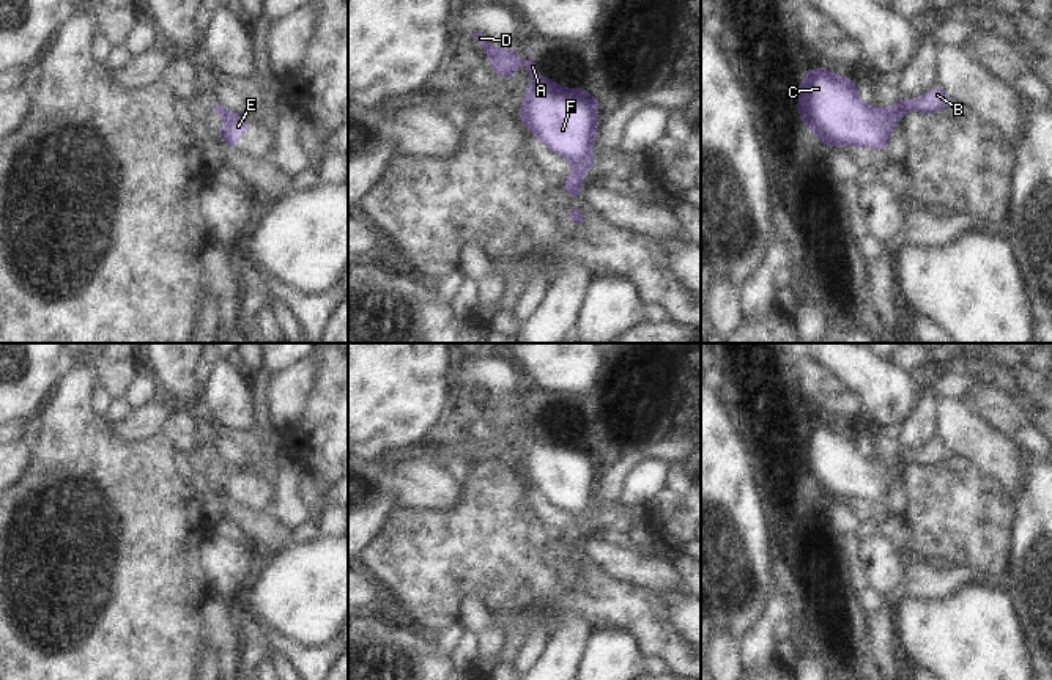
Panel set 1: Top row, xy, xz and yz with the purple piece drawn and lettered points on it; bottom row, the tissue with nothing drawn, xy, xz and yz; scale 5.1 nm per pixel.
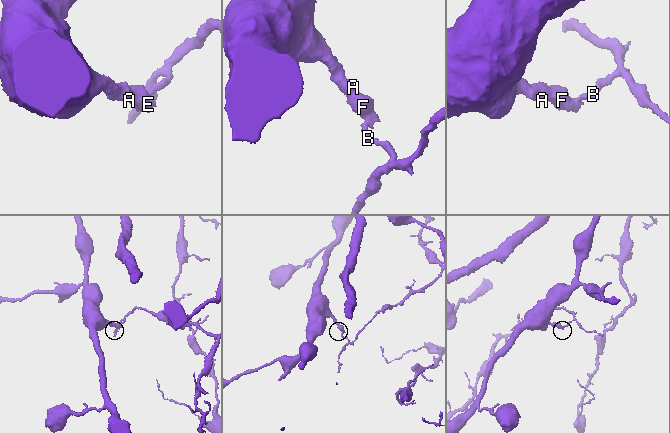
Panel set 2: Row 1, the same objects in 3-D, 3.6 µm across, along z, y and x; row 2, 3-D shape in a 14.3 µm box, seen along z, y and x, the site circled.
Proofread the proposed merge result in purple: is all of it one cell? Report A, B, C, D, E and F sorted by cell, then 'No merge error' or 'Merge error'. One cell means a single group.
Groups: A C D E F / B. Merge error.

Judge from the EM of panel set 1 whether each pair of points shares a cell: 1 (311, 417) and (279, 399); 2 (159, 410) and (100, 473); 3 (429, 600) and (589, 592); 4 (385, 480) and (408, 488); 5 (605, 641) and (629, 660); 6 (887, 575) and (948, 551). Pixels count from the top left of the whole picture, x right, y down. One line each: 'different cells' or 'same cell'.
1: different cells
2: different cells
3: same cell
4: same cell
5: same cell
6: different cells

